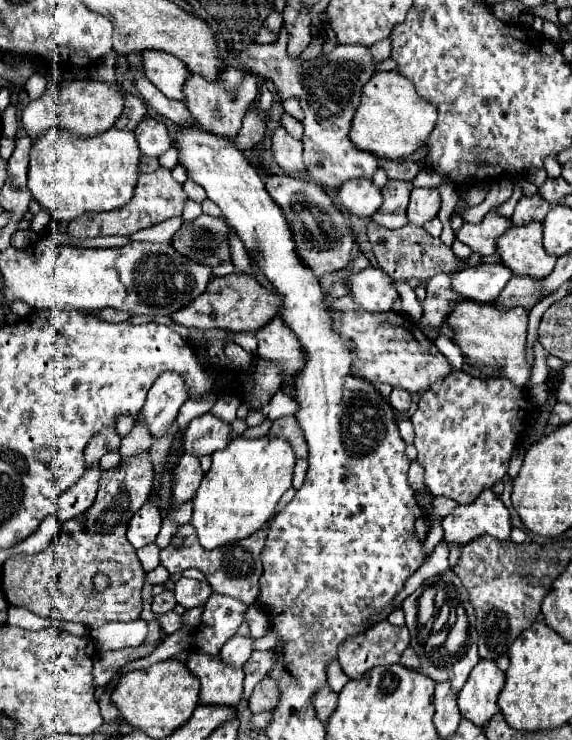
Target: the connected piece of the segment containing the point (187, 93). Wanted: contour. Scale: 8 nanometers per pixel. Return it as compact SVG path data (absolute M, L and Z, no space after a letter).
M223 68L219 70L215 80L205 80L199 74L191 74L183 84L183 104L191 112L191 116L199 122L199 126L217 136L235 136L241 128L241 120L251 108L251 102L257 98L257 78L245 74L239 68Z

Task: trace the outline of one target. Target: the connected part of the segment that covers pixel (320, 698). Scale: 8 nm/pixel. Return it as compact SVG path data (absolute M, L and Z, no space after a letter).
M323 686L323 690L319 690L315 696L315 712L319 720L327 722L335 708L337 708L337 694L329 686Z

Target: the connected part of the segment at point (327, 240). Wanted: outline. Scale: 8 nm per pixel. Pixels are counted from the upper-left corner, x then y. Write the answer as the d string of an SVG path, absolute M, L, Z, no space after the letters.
M271 174L265 178L265 188L271 198L283 208L287 220L291 222L291 230L295 230L295 242L299 242L299 254L307 258L307 264L315 270L315 276L347 268L347 262L355 256L355 238L347 226L343 212L335 206L335 200L327 194L327 190L319 190L309 182L285 176Z

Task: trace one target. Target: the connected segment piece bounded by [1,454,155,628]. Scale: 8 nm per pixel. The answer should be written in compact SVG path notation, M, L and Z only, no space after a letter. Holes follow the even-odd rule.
M149 454L135 460L123 460L115 470L103 472L91 510L63 522L61 532L47 550L31 556L17 554L5 560L1 592L5 594L7 604L27 608L41 618L79 622L85 628L139 618L143 608L141 588L145 570L137 558L137 550L129 544L125 530L133 514L149 500L153 478ZM97 572L107 574L111 580L111 586L105 592L95 592L91 586L91 576Z

